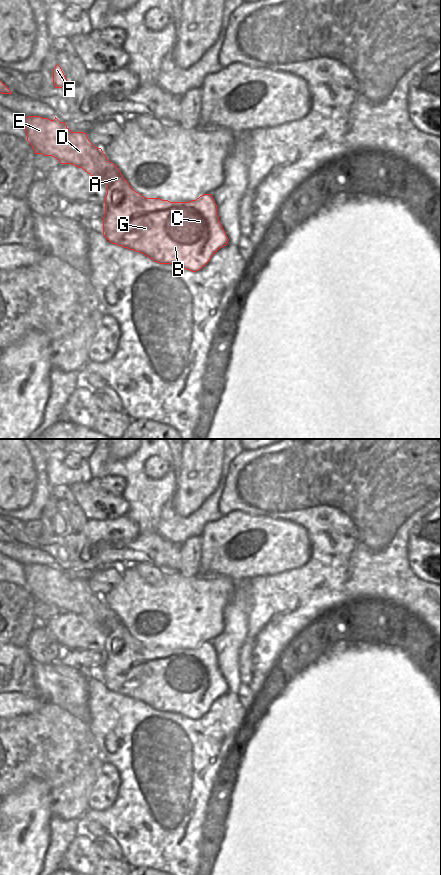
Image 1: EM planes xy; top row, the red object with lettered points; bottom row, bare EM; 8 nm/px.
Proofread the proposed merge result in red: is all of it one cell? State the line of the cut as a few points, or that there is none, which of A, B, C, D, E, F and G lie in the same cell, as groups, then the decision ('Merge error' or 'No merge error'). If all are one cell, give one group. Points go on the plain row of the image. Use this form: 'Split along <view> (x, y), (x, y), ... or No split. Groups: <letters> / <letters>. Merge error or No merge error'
No split. Groups: A B C D E F G. No merge error

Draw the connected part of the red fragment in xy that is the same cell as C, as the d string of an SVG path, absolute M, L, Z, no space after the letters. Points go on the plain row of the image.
M40 564L23 566L27 589L35 602L52 604L61 612L82 616L107 633L103 683L112 692L140 700L160 712L174 712L196 720L229 687L219 669L217 653L211 642L204 642L190 650L170 650L160 646L146 646L136 640L115 612L110 610L101 596L94 594L84 580L72 580L65 570Z

